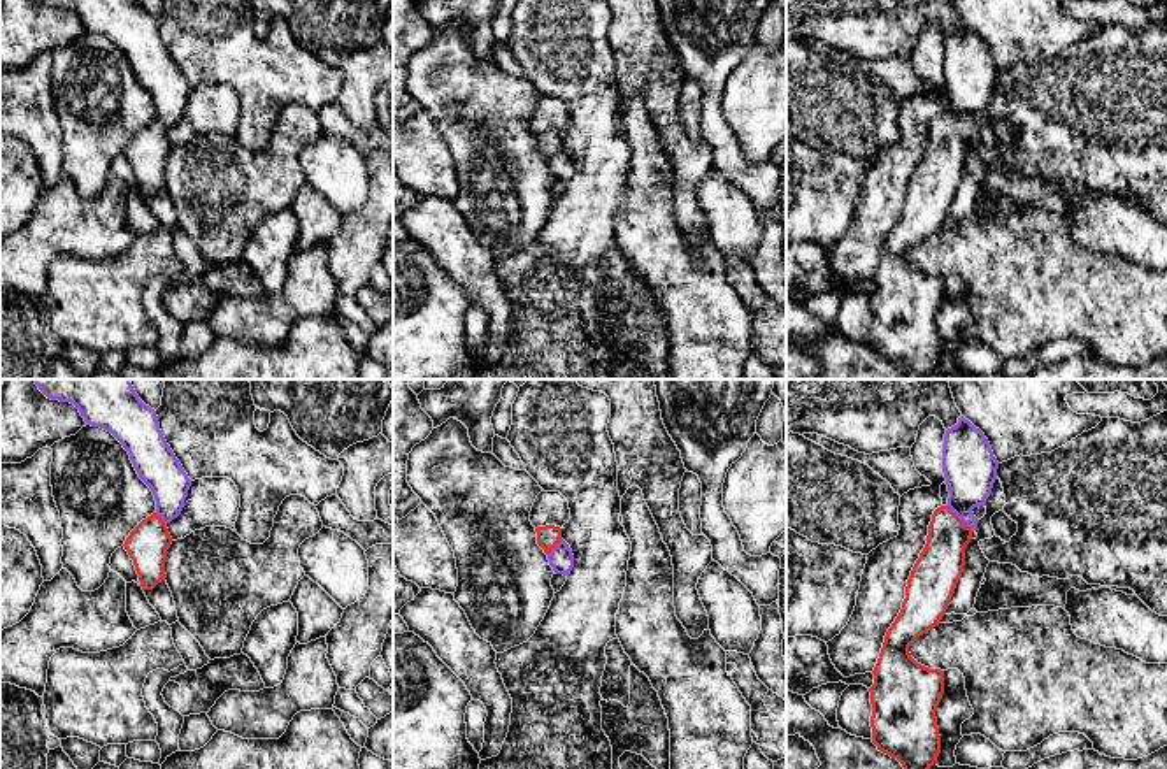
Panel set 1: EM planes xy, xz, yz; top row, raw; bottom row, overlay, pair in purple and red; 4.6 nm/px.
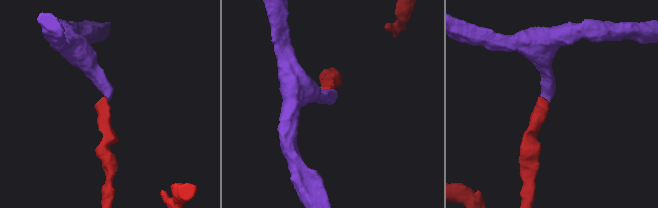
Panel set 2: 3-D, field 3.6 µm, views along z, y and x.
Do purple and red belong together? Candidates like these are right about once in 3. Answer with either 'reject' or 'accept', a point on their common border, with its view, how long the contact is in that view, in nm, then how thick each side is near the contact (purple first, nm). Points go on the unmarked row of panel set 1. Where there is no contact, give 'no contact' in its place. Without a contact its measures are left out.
accept; meets purple in yz at (960, 125); contact 170 nm long; 240 nm thick on the purple side, 200 nm on the other

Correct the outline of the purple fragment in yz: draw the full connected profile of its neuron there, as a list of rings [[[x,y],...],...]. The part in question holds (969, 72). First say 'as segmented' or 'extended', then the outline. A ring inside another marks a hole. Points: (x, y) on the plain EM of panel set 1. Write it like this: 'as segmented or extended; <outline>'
extended; [[[963,23],[946,37],[942,79],[948,91],[948,111],[934,118],[927,151],[916,167],[906,193],[902,216],[884,242],[869,295],[872,311],[872,349],[879,358],[897,365],[906,379],[927,379],[941,360],[935,318],[944,300],[944,277],[918,270],[909,253],[941,230],[965,172],[965,155],[977,133],[972,116],[984,112],[997,86],[999,68],[988,46]]]

